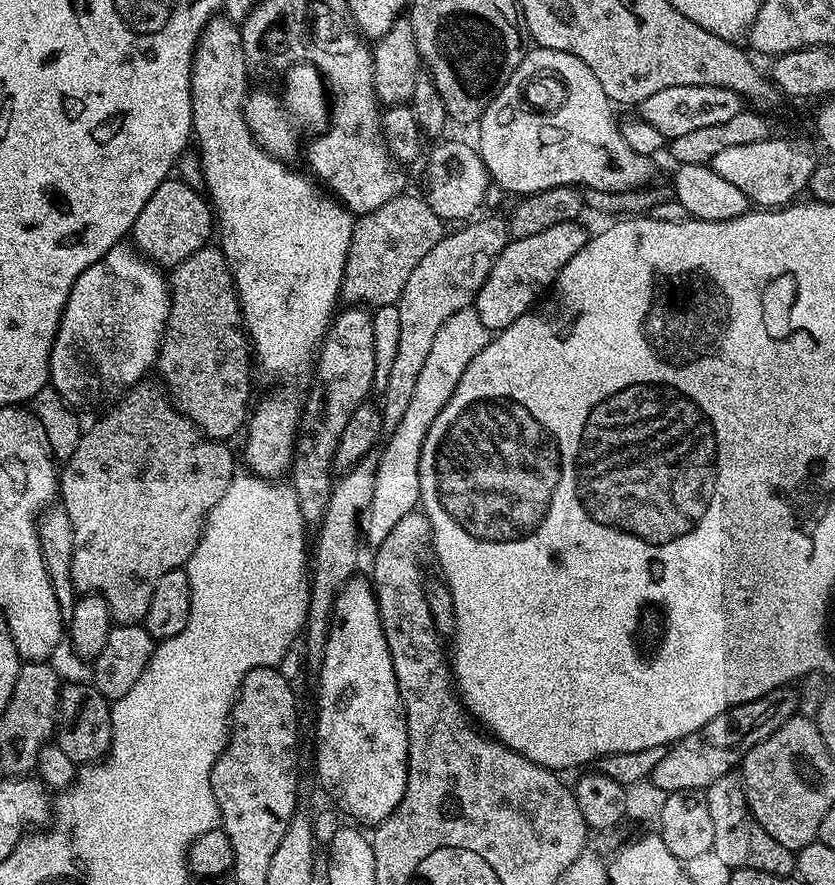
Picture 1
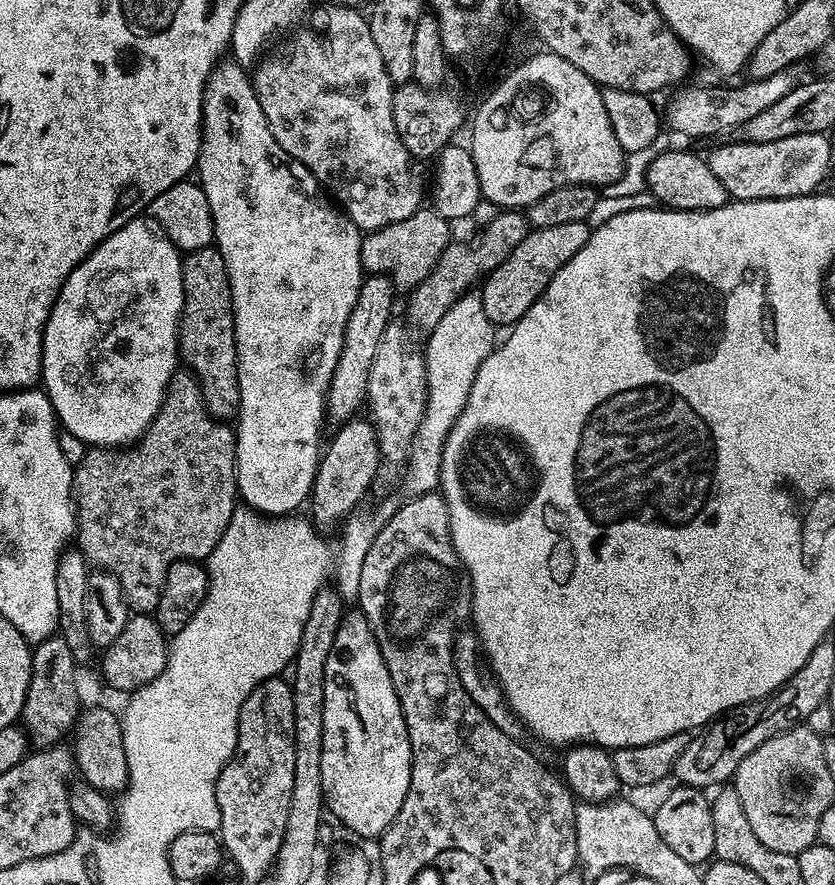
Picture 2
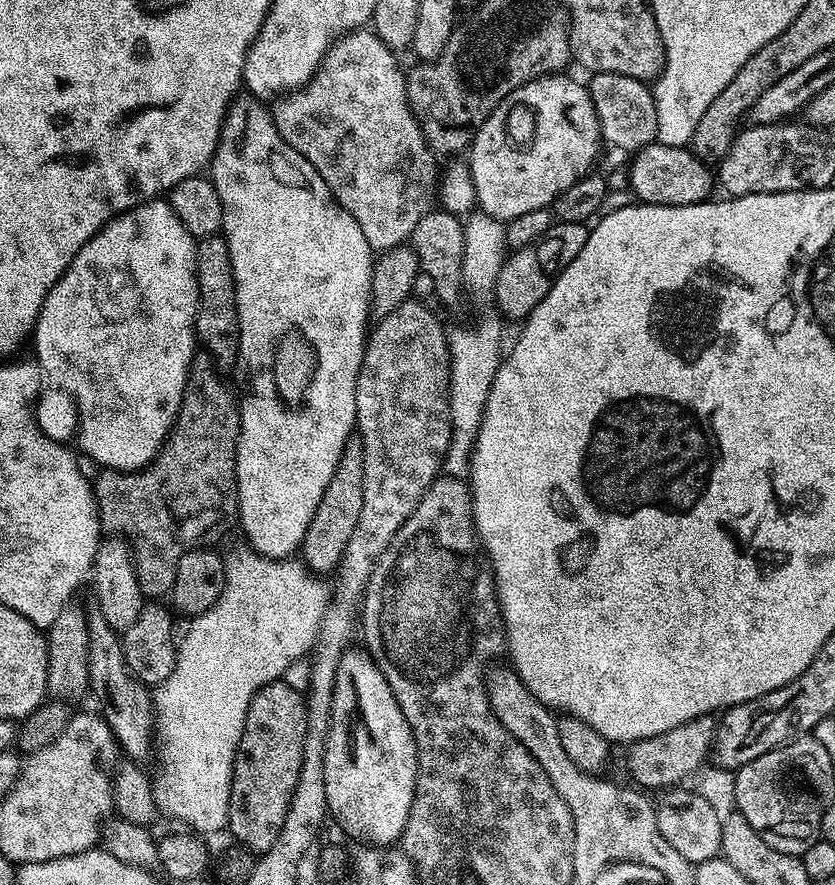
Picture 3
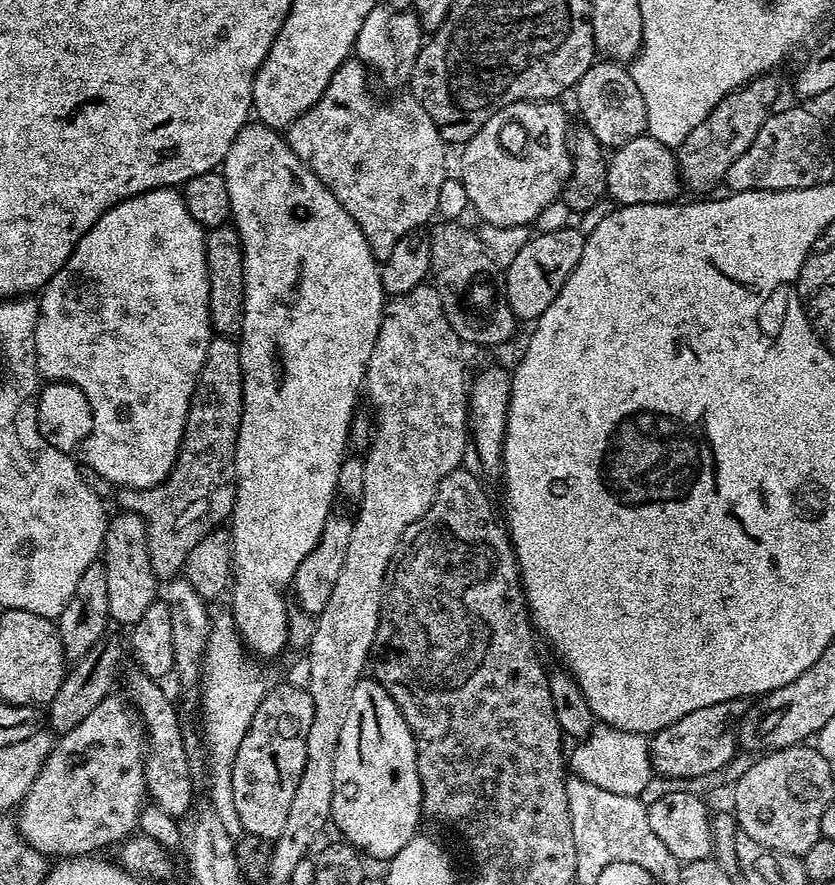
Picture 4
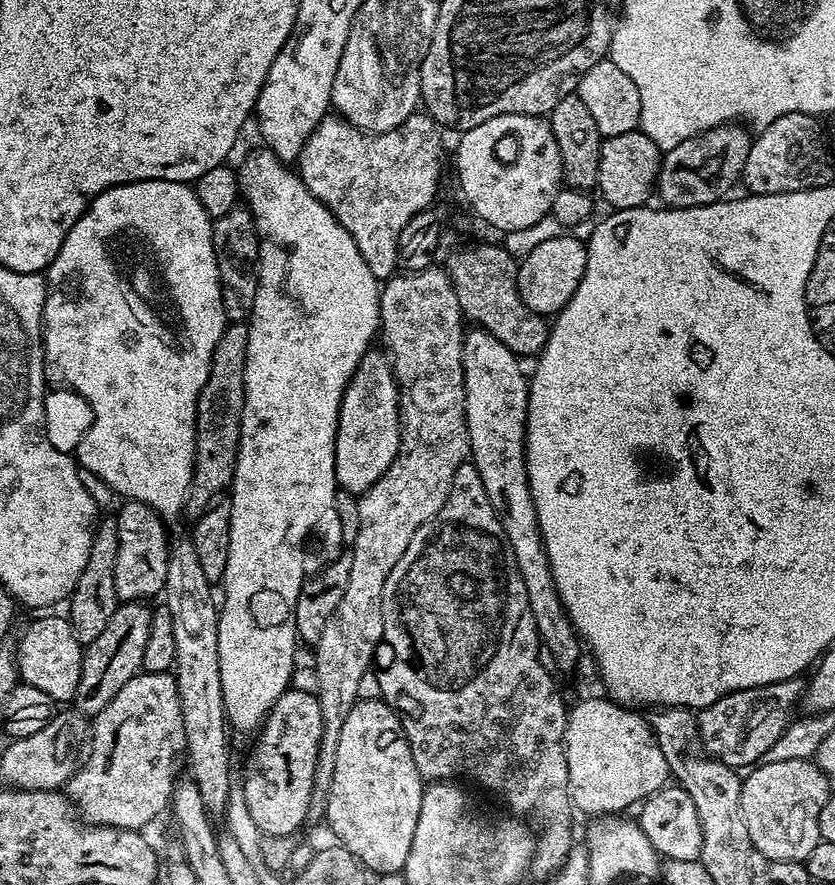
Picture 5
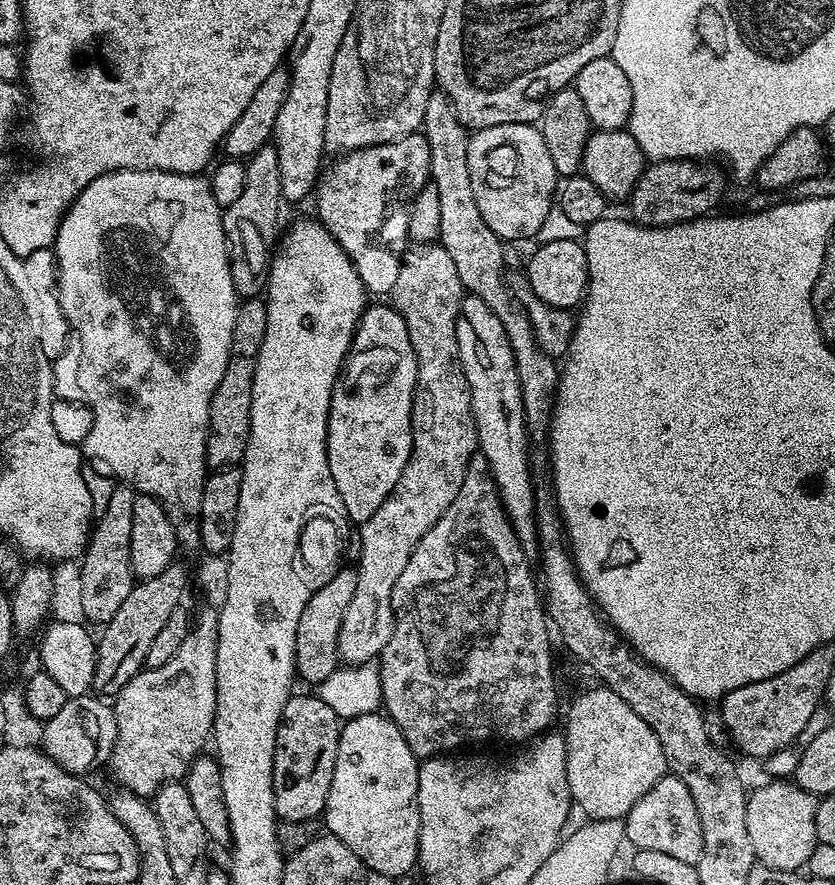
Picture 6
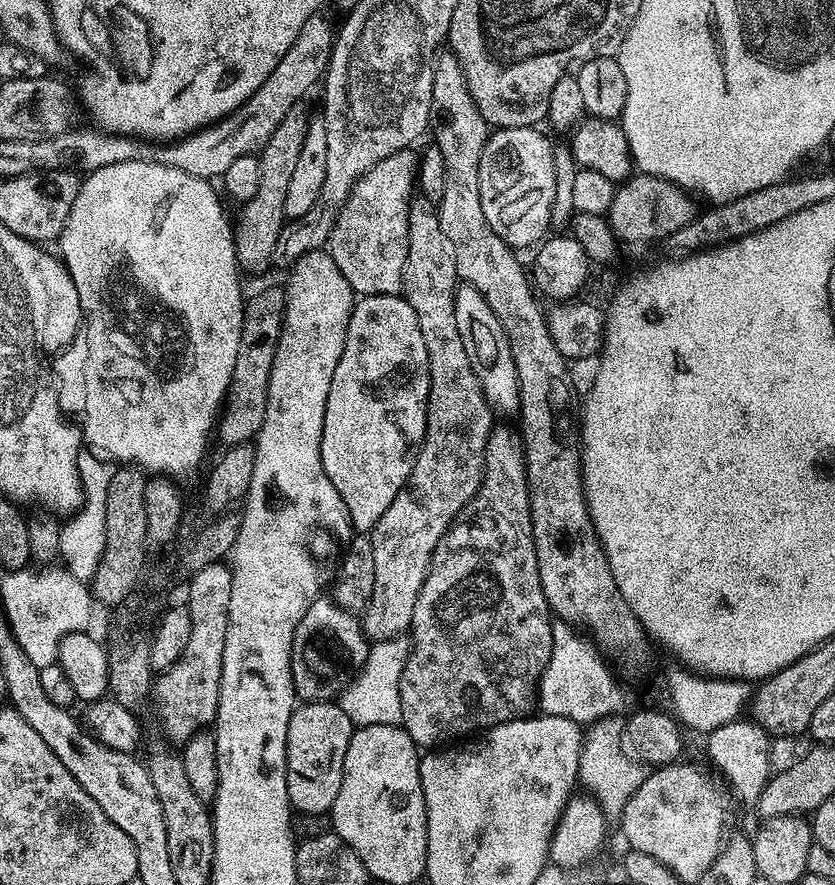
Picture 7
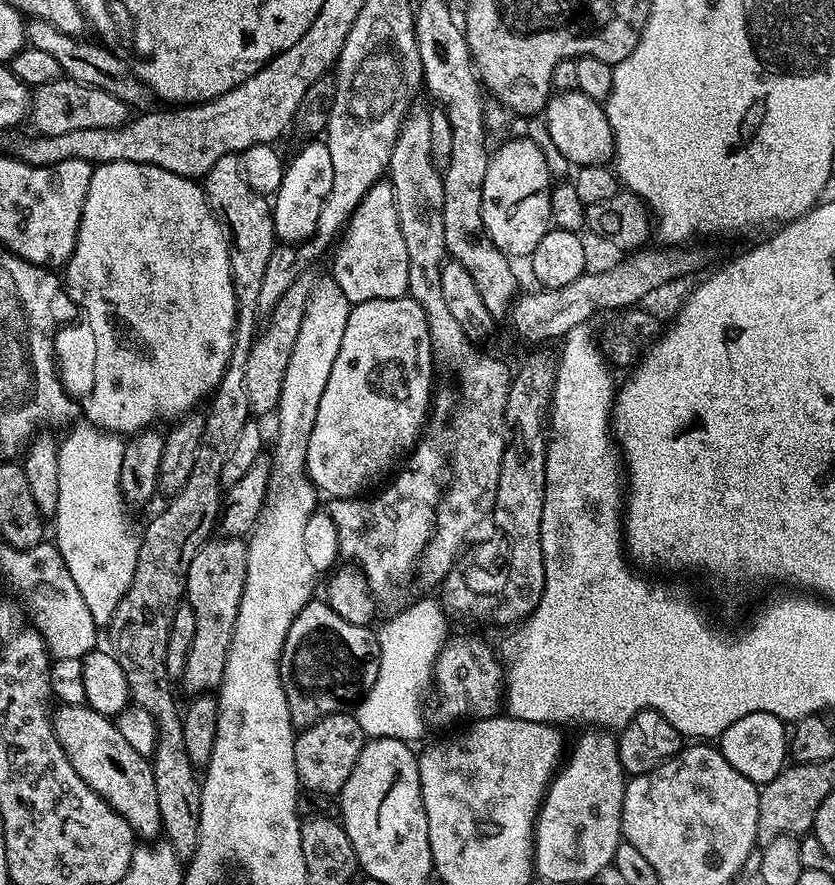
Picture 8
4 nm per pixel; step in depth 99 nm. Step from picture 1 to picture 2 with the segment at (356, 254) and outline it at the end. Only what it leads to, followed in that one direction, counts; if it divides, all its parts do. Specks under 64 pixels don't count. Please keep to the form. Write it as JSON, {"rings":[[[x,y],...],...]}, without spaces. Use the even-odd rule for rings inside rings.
{"rings":[[[421,206],[414,215],[402,222],[394,222],[390,226],[379,228],[376,232],[367,233],[360,242],[360,261],[365,273],[388,276],[400,290],[415,288],[434,271],[436,263],[448,249],[449,243],[453,239],[452,232],[448,228],[451,228],[449,221],[442,219],[431,207]]]}

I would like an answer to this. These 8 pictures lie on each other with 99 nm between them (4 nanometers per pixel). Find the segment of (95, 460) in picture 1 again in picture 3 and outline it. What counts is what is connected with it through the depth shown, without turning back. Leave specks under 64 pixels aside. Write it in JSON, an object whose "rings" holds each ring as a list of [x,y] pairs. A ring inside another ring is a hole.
{"rings":[[[197,351],[192,359],[192,368],[188,371],[188,385],[182,398],[180,413],[176,415],[176,420],[172,424],[172,429],[168,431],[168,438],[160,447],[160,453],[153,458],[151,464],[146,468],[139,468],[137,472],[113,472],[111,470],[101,471],[94,481],[94,491],[96,494],[96,505],[100,511],[100,527],[105,533],[119,536],[128,541],[132,547],[132,558],[136,566],[136,577],[138,586],[144,591],[145,597],[164,598],[169,595],[174,586],[174,574],[178,574],[178,562],[182,554],[186,554],[195,548],[207,548],[219,545],[219,540],[231,530],[232,524],[238,520],[238,505],[236,503],[236,443],[240,437],[240,410],[237,397],[228,389],[228,384],[223,380],[221,369],[209,352]]]}

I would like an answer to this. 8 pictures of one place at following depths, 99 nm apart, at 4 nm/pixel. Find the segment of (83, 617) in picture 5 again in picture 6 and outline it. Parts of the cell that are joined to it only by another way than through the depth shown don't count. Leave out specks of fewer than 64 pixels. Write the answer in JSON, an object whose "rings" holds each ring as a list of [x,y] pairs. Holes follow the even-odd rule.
{"rings":[[[127,486],[113,487],[110,502],[106,502],[106,510],[99,513],[88,538],[88,546],[82,553],[80,564],[80,608],[97,626],[103,626],[114,617],[118,606],[122,605],[130,594],[134,577],[130,566],[130,530],[134,530],[134,498],[137,493]]]}

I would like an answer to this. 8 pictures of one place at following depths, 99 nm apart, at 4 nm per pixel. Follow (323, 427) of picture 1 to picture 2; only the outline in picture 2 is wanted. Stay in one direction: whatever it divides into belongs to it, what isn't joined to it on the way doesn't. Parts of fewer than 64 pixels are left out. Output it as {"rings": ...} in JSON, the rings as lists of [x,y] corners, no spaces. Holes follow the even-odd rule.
{"rings":[[[379,274],[365,275],[358,290],[358,302],[354,302],[354,310],[350,310],[350,318],[346,322],[346,334],[340,361],[336,373],[332,376],[332,386],[328,389],[326,412],[333,425],[339,426],[353,419],[356,412],[365,407],[368,399],[368,379],[370,366],[374,366],[374,354],[378,354],[378,342],[382,342],[382,334],[386,334],[386,326],[393,323],[392,303],[396,300],[398,289],[388,276]]]}

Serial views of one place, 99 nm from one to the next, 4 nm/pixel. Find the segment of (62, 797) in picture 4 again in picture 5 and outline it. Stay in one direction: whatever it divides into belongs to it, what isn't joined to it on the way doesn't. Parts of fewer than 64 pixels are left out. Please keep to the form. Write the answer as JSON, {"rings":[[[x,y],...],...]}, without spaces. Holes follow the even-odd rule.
{"rings":[[[141,671],[139,674],[130,678],[128,682],[120,690],[114,698],[110,699],[109,704],[104,710],[98,713],[90,724],[90,739],[86,744],[86,759],[77,767],[72,777],[68,779],[66,785],[66,795],[73,804],[78,806],[78,812],[81,817],[89,824],[101,824],[102,826],[110,826],[111,828],[134,828],[137,830],[147,829],[147,824],[151,822],[155,816],[160,816],[169,811],[172,803],[172,788],[178,779],[176,773],[176,763],[181,763],[182,753],[185,751],[184,740],[184,718],[182,716],[182,706],[180,705],[180,695],[178,694],[178,686],[176,685],[176,677],[172,672],[146,672]]]}

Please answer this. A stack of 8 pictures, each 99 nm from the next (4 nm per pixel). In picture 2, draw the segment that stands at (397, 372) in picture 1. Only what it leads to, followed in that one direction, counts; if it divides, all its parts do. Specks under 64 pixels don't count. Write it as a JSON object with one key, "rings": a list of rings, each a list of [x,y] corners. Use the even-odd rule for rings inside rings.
{"rings":[[[501,210],[497,216],[479,229],[480,233],[469,244],[449,243],[448,249],[442,254],[442,258],[436,263],[436,268],[421,284],[411,289],[408,300],[408,316],[412,319],[411,327],[430,330],[438,326],[438,318],[458,302],[458,298],[473,287],[476,279],[479,281],[482,274],[493,272],[526,238],[530,231],[528,217],[520,210]]]}

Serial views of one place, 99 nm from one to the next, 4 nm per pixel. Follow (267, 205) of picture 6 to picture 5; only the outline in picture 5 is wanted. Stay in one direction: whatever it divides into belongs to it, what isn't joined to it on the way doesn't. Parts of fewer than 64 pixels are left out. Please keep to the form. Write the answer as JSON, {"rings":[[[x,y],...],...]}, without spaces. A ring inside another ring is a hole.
{"rings":[[[246,206],[230,210],[230,214],[215,217],[212,225],[214,254],[222,286],[222,306],[229,321],[244,322],[251,317],[256,293],[256,262],[260,259],[260,239],[256,237],[256,219]]]}

